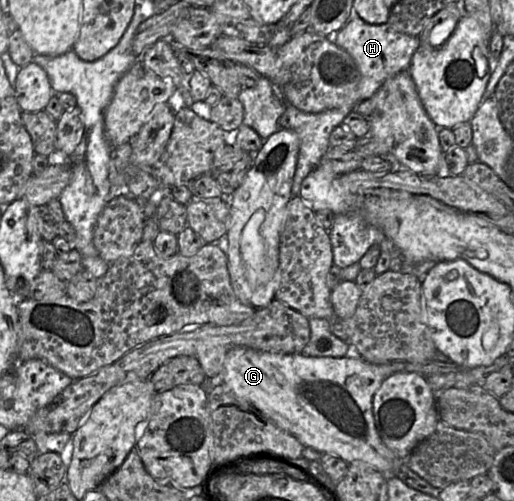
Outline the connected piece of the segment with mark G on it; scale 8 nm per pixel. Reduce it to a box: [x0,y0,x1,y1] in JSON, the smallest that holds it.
[221,347,405,480]

